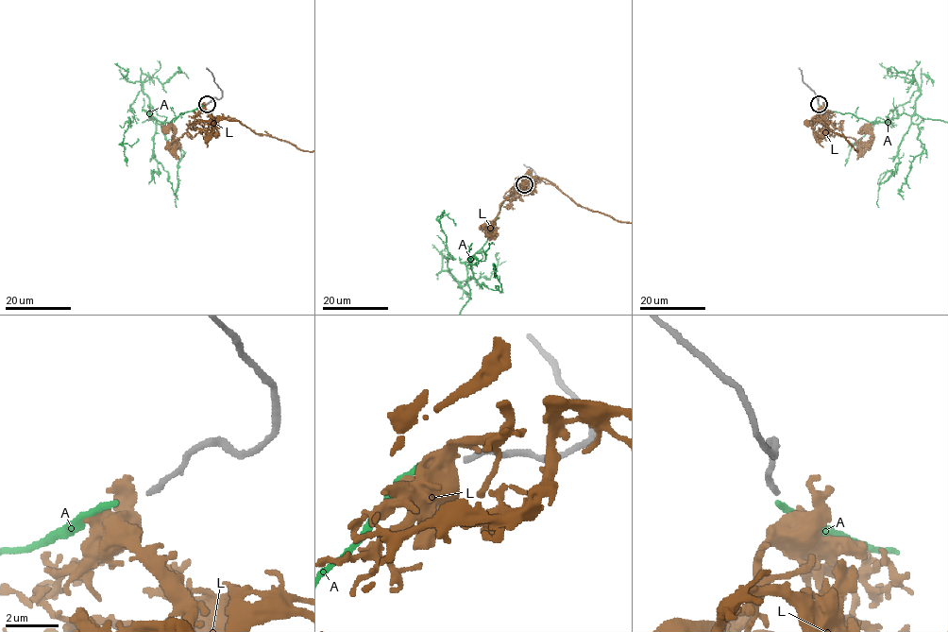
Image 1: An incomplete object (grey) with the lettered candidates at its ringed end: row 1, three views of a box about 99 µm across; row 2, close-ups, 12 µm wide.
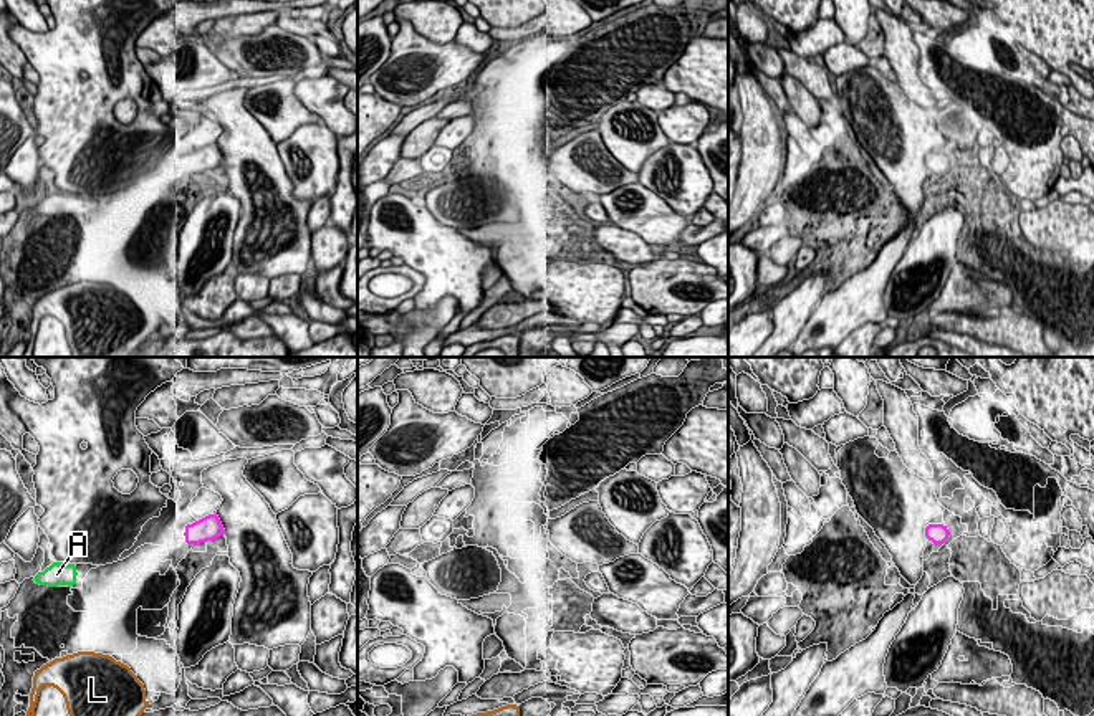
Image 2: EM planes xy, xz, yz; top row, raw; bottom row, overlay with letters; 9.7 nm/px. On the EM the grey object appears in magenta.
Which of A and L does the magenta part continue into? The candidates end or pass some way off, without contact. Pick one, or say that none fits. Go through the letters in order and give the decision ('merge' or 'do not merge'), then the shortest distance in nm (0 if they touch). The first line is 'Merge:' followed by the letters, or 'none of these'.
Merge: A
A: merge | 1100 nm
L: do not merge | 1300 nm

